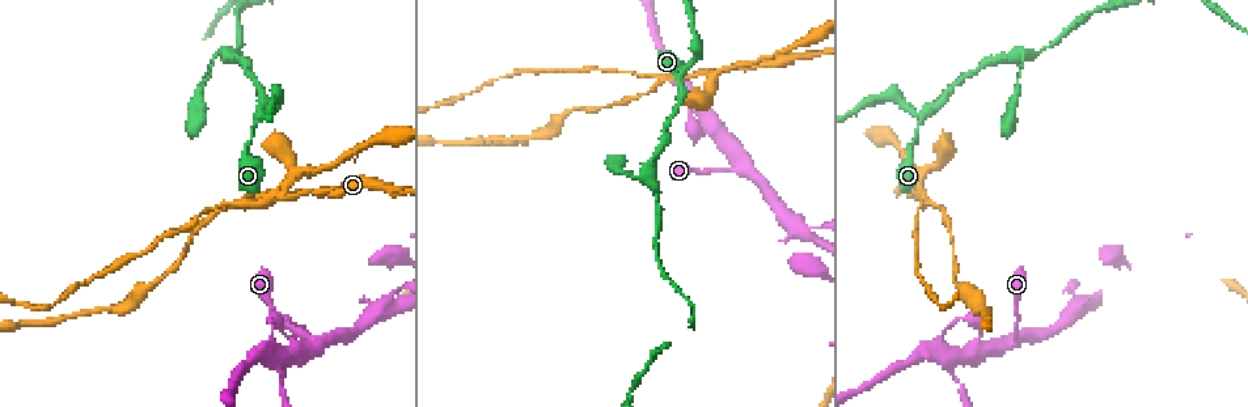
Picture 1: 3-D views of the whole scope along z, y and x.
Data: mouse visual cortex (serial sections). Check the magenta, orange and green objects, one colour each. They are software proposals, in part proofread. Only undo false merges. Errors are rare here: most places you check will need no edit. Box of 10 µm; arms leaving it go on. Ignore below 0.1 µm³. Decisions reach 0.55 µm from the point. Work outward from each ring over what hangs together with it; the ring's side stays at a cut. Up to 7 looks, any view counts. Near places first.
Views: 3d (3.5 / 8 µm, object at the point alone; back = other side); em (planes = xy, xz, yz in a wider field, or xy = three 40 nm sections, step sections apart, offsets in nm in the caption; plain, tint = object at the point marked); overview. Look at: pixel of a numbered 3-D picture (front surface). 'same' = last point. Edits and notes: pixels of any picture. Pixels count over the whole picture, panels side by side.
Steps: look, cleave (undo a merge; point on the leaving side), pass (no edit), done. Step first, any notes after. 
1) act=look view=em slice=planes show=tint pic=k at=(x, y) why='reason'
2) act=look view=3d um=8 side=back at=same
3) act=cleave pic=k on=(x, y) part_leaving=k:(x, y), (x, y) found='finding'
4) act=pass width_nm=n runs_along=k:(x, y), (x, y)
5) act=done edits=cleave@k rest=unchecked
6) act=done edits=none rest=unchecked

act=look view=3d um=8 side=back pic=1 at=(289, 193) why='looks like a crossing'

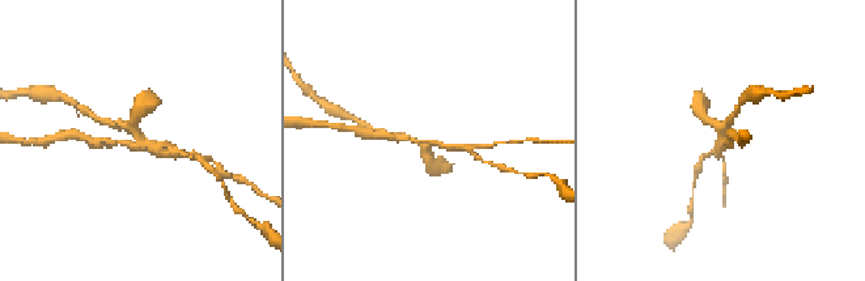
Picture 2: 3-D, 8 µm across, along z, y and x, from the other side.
act=look view=3d um=3.5 at=same why='closer look'

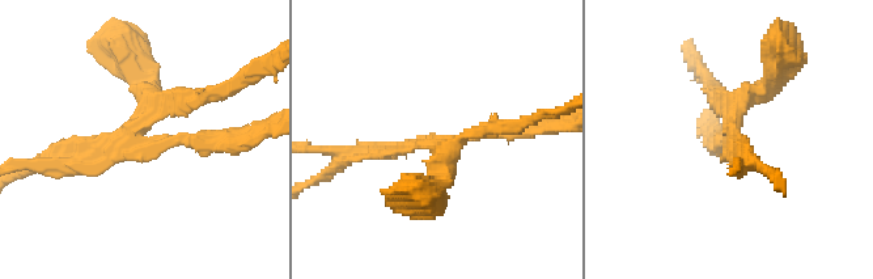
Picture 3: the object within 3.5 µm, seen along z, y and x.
act=look view=em slice=xy step=2 show=tint pic=3 at=(145, 145) arms=4 arm_widths_nm=150,150,150,250 why='need the tissue'

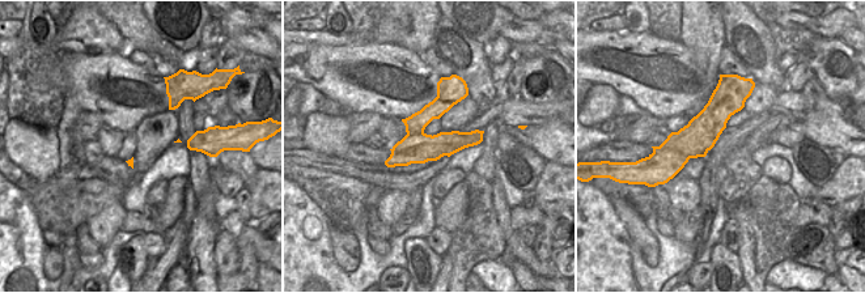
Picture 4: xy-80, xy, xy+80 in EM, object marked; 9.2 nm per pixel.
act=cleave pic=3 on=(456, 147) found='two cells meet here'

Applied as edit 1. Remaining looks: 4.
act=look view=overview why='see it whole again'

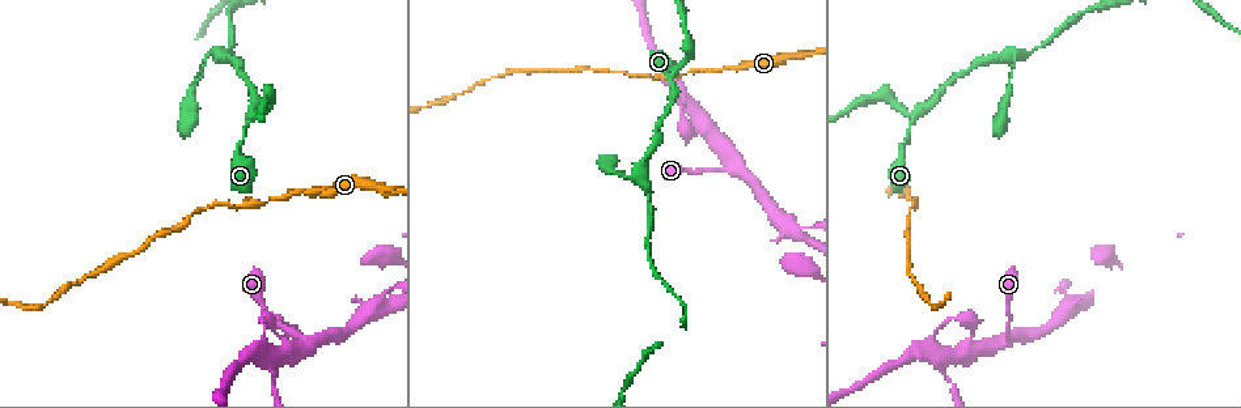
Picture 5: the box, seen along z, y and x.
act=look view=3d um=3.5 pic=5 at=(915, 118) why='branch point'

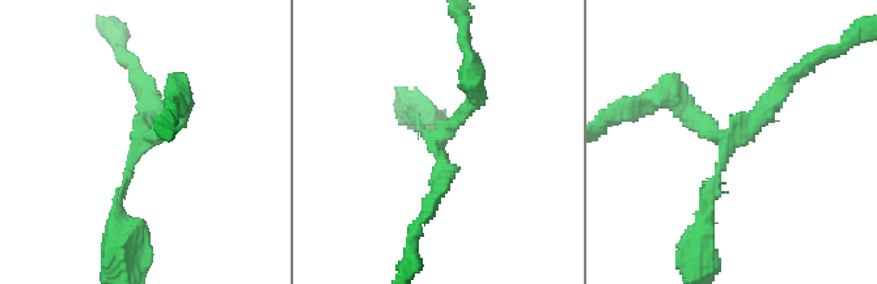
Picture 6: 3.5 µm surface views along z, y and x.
act=look view=em slice=xy step=3 show=tint pic=6 at=(438, 143) arms=3 arm_widths_nm=150,200,200 why='shape alone is not enough'

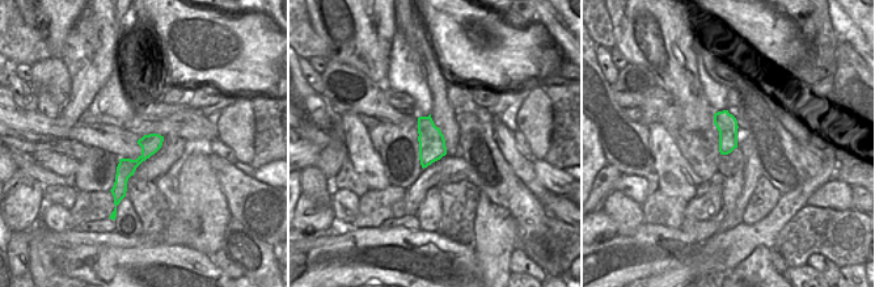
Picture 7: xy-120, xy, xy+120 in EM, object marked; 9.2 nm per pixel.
act=pass width_nm=240 runs_along=6:(707, 220), (724, 152), (791, 79) found='one cell here'

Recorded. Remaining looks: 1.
act=done edits=cleave@3 rest=unchecked

